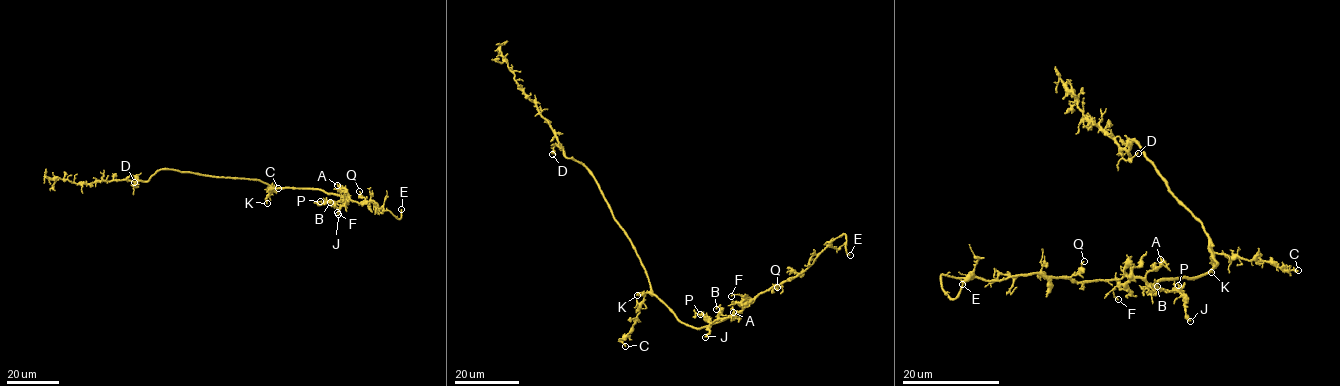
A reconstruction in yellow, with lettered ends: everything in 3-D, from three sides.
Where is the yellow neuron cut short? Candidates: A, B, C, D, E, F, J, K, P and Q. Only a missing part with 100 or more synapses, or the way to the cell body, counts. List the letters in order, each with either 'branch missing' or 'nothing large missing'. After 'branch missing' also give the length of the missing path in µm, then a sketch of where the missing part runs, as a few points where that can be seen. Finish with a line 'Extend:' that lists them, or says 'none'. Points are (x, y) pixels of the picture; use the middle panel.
A: nothing large missing
B: nothing large missing
C: nothing large missing
D: nothing large missing
E: branch missing | 30 µm | (850, 255), (865, 261), (867, 266), (859, 282), (863, 291), (848, 304)
F: nothing large missing
J: nothing large missing
K: nothing large missing
P: nothing large missing
Q: nothing large missing
Extend: E

